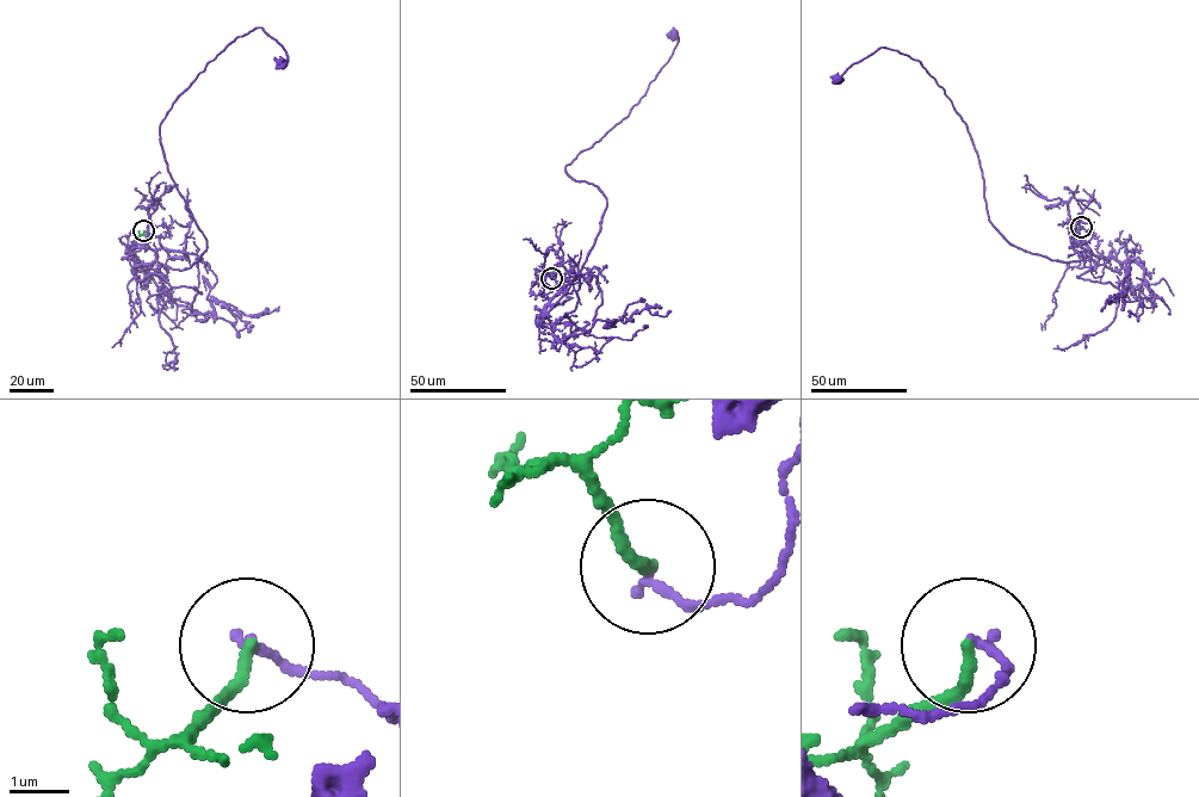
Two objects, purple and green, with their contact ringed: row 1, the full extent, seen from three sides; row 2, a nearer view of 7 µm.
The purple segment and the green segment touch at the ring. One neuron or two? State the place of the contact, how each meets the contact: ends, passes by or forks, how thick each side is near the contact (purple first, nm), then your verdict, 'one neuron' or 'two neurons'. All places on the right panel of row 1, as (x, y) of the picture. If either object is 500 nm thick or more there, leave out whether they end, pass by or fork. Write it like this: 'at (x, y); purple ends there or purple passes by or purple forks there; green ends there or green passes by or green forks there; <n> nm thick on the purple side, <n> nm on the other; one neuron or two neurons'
at (1081, 227); purple ends there; green ends there; 150 nm thick on the purple side, 200 nm on the other; two neurons

